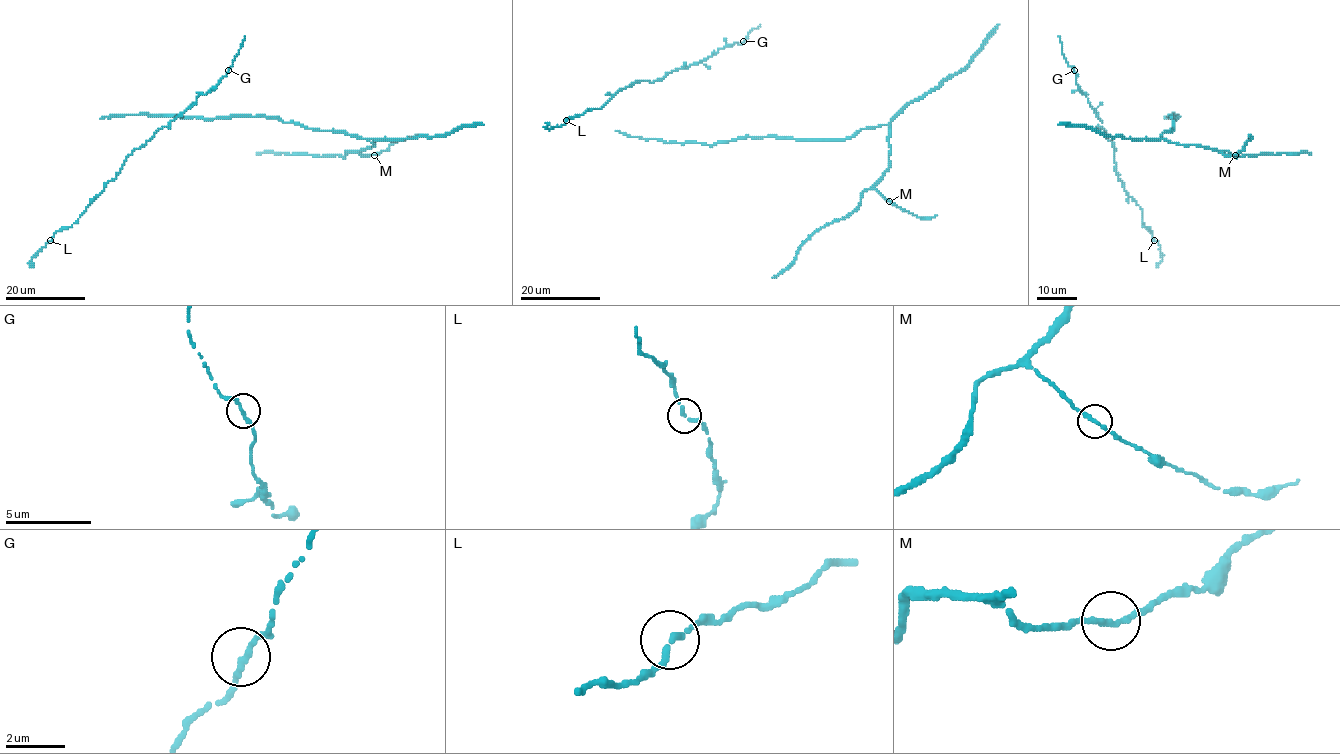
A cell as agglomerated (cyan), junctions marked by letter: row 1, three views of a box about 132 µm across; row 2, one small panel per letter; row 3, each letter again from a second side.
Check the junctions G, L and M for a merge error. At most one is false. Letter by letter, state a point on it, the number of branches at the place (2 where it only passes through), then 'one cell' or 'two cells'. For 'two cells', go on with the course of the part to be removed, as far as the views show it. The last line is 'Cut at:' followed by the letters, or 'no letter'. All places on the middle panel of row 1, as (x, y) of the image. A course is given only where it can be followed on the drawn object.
G: at (743, 41); 2 branches meet; one cell
L: at (566, 120); 2 branches meet; one cell
M: at (889, 201); 2 branches meet; one cell
Cut at: no letter

